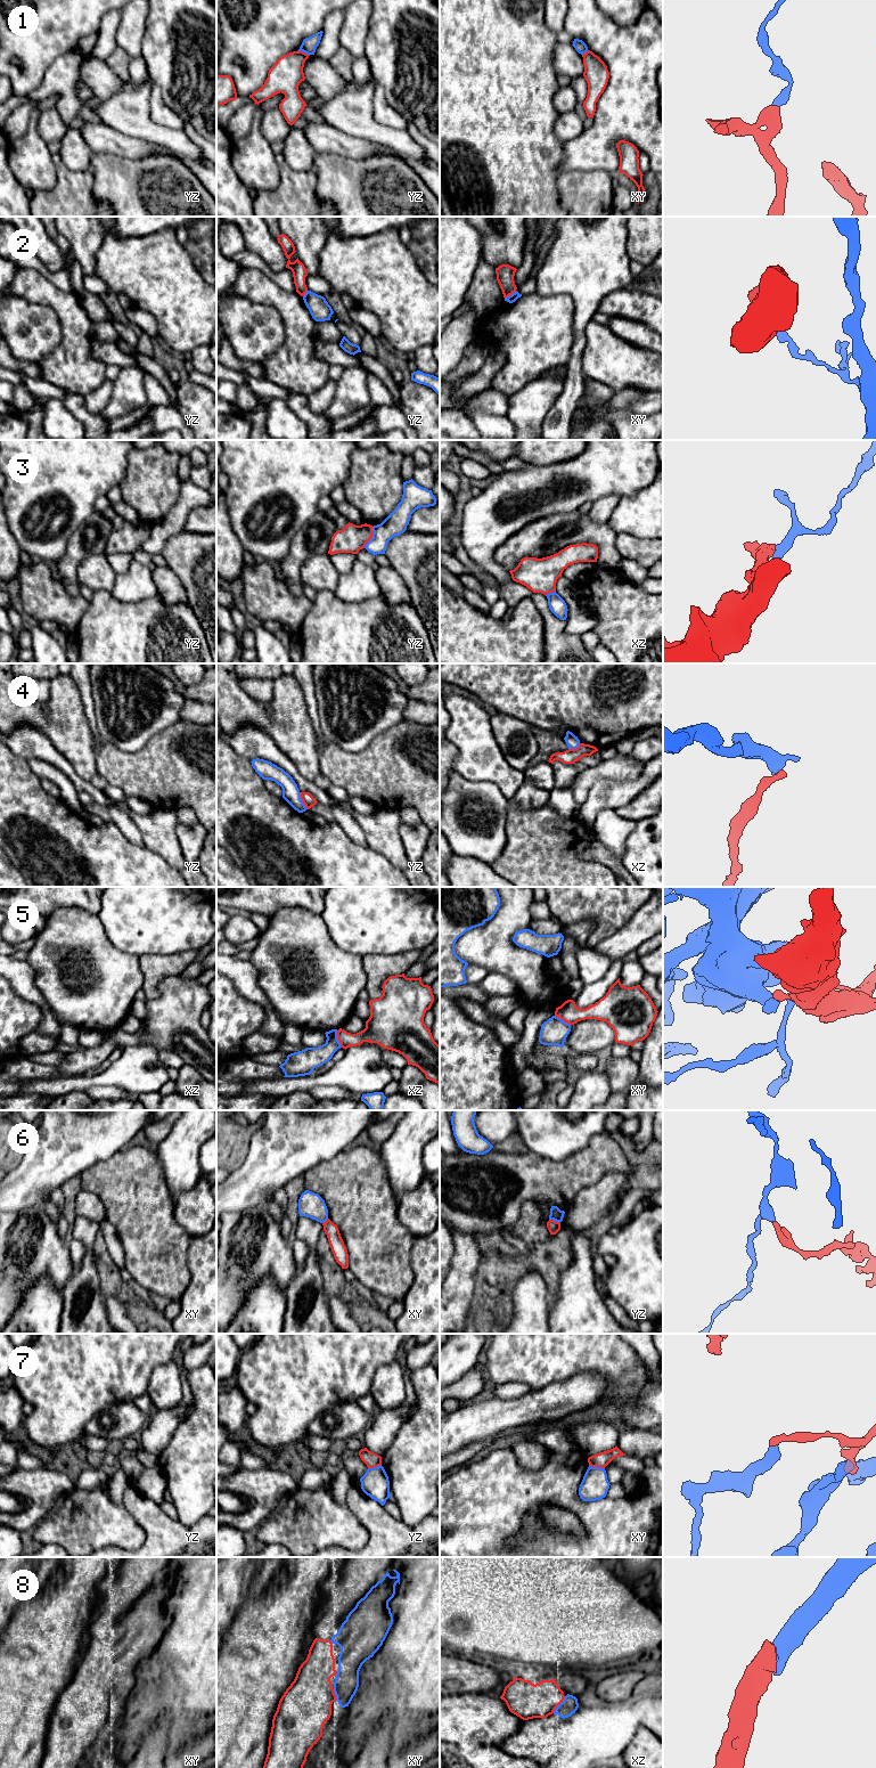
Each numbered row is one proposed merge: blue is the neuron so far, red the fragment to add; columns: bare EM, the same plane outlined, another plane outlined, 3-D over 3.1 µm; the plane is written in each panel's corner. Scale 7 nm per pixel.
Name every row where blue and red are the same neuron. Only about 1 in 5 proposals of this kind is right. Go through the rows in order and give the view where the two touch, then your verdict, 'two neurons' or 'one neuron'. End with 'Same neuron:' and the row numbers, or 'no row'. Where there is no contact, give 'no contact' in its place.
1: contact in yz; two neurons
2: contact in xy; two neurons
3: contact in yz; two neurons
4: contact in yz; two neurons
5: contact in xz; two neurons
6: contact in yz; two neurons
7: contact in xy; two neurons
8: contact in xz; one neuron
Same neuron: 8

